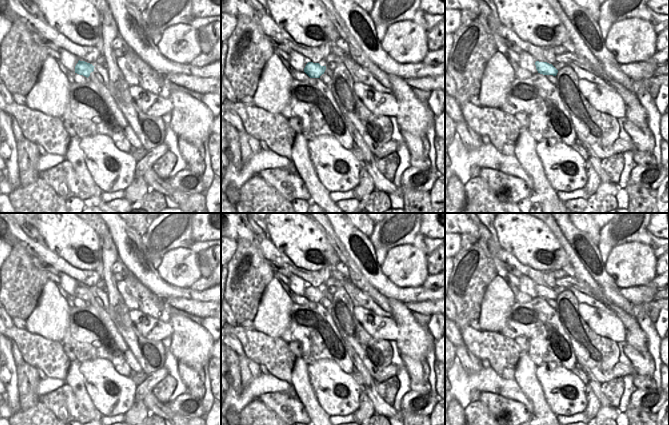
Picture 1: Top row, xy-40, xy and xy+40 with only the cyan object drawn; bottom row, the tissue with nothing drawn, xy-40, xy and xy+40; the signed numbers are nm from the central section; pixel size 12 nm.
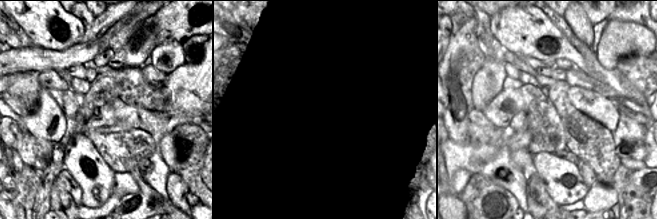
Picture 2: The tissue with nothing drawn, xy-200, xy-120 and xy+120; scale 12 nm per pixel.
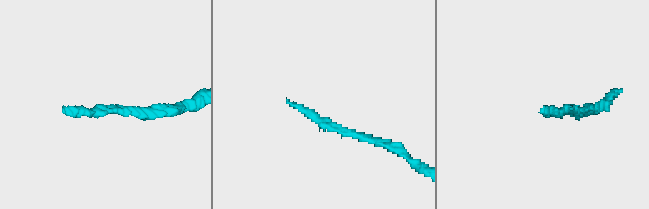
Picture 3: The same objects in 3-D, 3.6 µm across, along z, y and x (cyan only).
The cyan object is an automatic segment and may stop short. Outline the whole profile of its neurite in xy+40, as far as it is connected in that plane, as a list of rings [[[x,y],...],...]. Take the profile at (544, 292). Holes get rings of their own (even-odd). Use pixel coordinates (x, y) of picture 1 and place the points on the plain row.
[[[536,285],[535,289],[538,297],[540,298],[556,300],[558,297],[558,294],[552,288],[547,286]]]

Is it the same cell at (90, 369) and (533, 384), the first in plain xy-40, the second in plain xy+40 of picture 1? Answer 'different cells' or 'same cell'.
different cells

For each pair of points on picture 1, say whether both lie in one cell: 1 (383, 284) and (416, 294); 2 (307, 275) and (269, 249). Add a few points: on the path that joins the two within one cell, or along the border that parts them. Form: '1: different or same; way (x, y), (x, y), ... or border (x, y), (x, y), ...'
1: same; way (391, 291), (408, 294)
2: same; way (298, 271), (278, 257)

